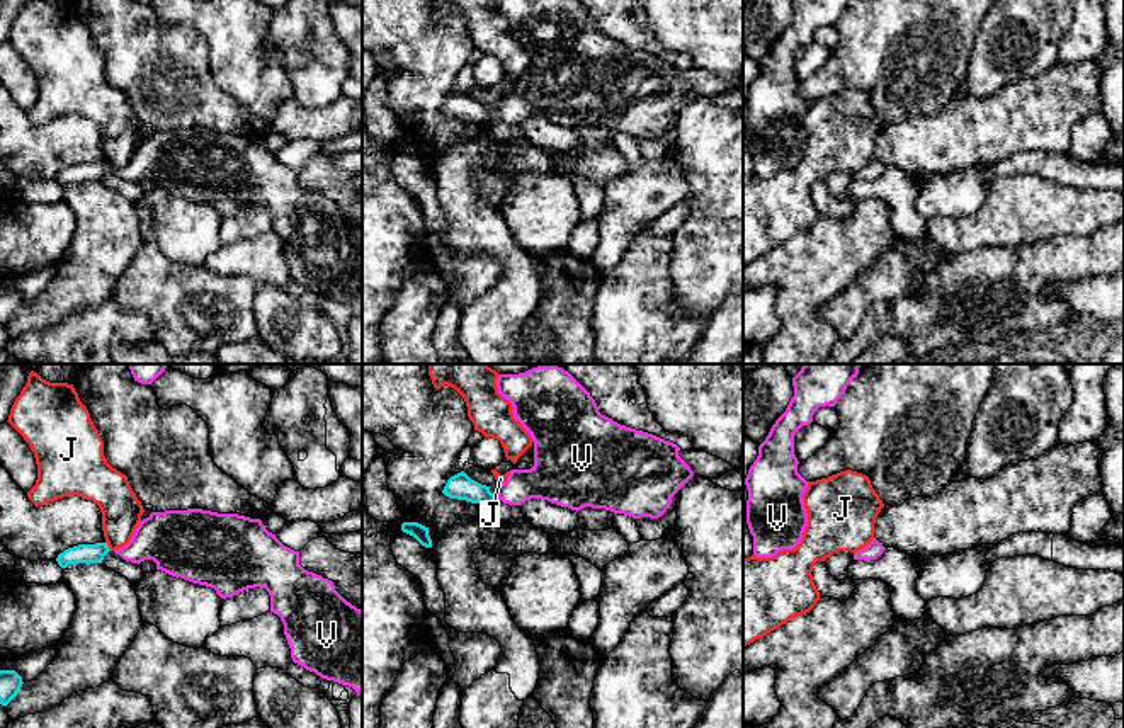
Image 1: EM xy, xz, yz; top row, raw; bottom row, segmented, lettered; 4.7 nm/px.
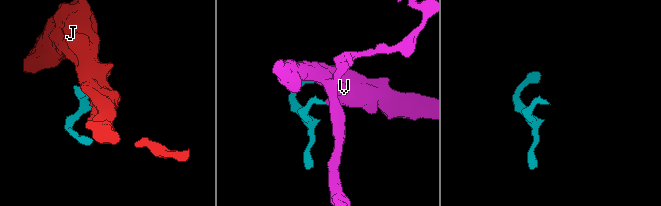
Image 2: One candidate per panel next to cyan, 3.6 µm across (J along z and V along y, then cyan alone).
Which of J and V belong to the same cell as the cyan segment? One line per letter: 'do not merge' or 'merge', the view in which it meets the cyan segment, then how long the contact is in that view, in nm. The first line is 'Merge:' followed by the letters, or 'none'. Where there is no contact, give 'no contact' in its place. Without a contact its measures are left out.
Merge: V
J: do not merge; contact in xy; length 50 nm
V: merge; contact in xz; length 40 nm

